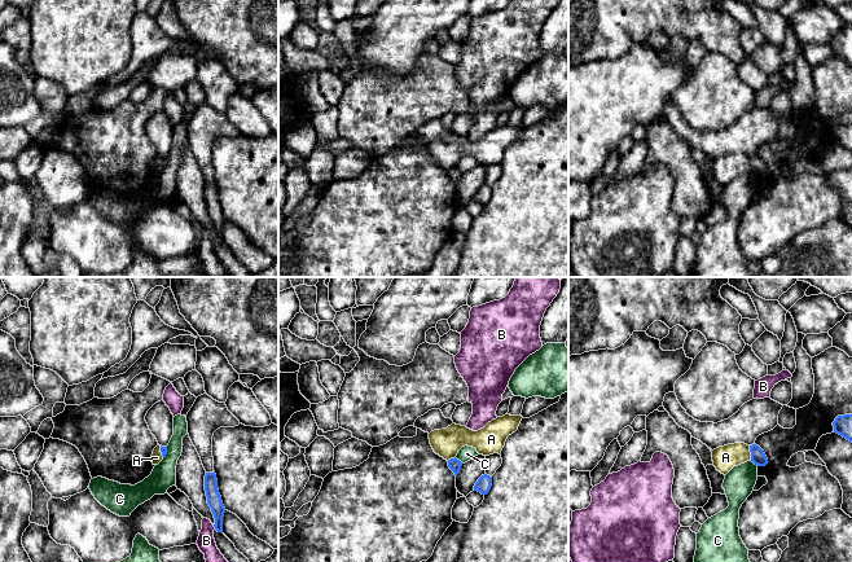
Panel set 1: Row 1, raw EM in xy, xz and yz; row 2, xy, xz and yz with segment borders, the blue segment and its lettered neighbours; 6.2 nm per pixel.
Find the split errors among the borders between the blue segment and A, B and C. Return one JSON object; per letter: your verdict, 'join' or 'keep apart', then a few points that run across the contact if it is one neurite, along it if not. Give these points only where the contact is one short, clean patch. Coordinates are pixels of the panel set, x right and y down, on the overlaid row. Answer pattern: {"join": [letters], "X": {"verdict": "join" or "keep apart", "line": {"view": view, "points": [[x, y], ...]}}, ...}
{"join": [], "A": {"verdict": "keep apart", "line": {"view": "yz", "points": [[749, 446], [751, 460]]}}, "B": {"verdict": "keep apart", "line": {"view": "xy", "points": [[212, 525], [215, 528]]}}, "C": {"verdict": "keep apart", "line": {"view": "xz", "points": [[455, 457], [462, 462]]}}}

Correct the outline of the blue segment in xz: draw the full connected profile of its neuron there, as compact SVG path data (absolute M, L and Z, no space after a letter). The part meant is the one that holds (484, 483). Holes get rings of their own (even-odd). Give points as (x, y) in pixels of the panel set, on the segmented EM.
M484 474L482 475L474 486L474 491L487 495L492 487L492 477Z

